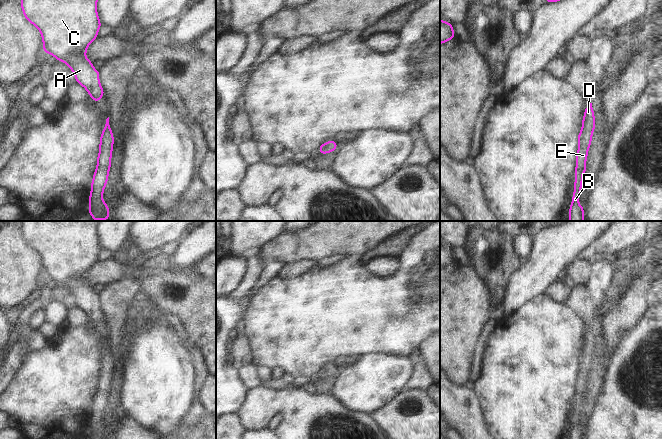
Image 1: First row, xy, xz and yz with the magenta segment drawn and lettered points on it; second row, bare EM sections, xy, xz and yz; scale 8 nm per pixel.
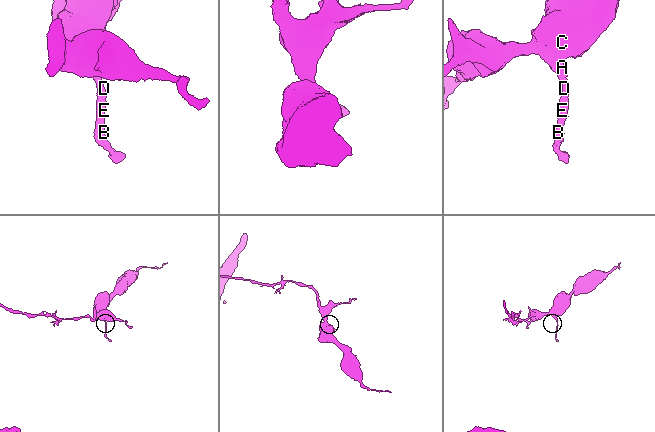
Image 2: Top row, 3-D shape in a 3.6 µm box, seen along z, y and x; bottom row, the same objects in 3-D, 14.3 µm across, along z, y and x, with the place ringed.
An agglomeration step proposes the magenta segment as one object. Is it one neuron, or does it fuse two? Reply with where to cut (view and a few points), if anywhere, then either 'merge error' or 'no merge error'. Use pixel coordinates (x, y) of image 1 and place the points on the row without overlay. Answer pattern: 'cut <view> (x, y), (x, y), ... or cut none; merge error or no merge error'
cut none; no merge error

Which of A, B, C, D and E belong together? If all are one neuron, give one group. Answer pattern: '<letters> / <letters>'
A B C D E

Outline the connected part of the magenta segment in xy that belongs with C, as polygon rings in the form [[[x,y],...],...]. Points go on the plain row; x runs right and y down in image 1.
[[[21,221],[27,245],[36,250],[43,263],[43,275],[67,288],[76,306],[98,326],[104,318],[99,294],[86,283],[86,274],[98,260],[99,221]]]

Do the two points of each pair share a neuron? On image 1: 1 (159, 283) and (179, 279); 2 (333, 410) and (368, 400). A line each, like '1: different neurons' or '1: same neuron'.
1: same neuron
2: different neurons

